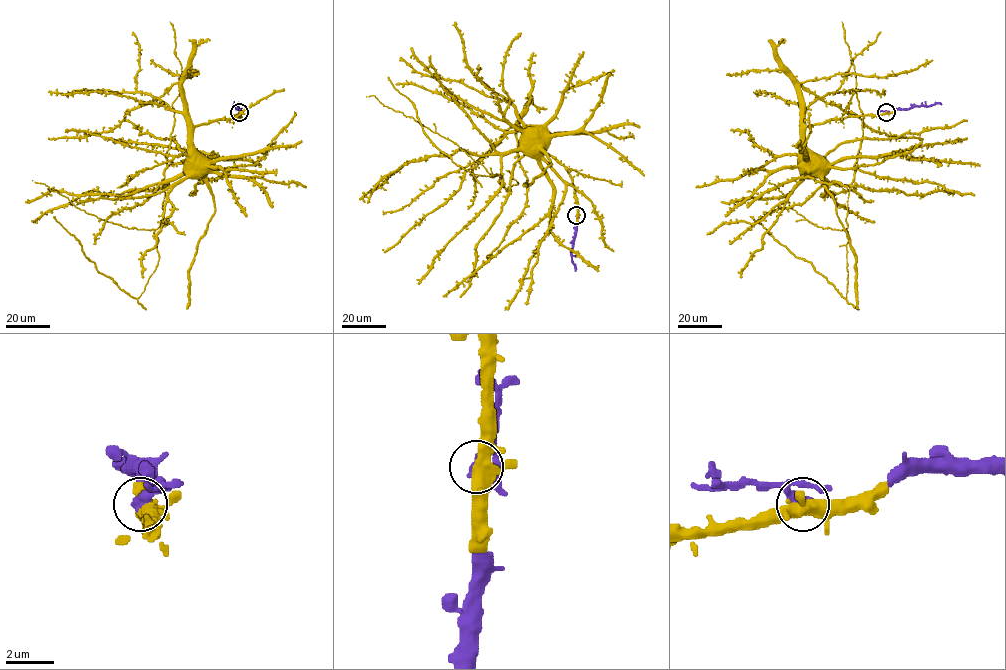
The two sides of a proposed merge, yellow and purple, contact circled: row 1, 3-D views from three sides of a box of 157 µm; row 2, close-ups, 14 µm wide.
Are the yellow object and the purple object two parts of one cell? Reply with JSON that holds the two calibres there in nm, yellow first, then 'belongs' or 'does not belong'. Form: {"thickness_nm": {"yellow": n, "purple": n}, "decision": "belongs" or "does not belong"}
{"thickness_nm": {"yellow": 380, "purple": 480}, "decision": "belongs"}

